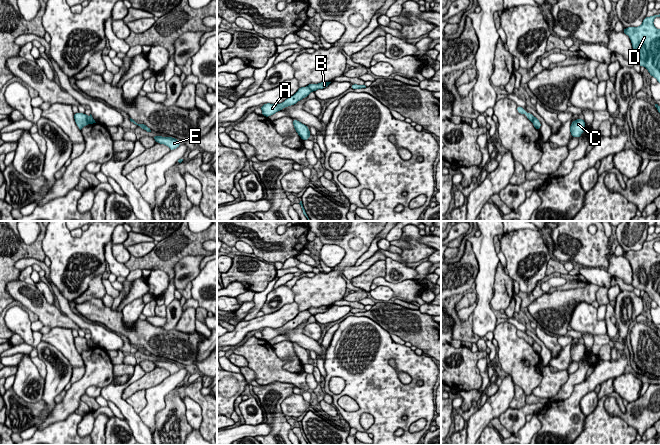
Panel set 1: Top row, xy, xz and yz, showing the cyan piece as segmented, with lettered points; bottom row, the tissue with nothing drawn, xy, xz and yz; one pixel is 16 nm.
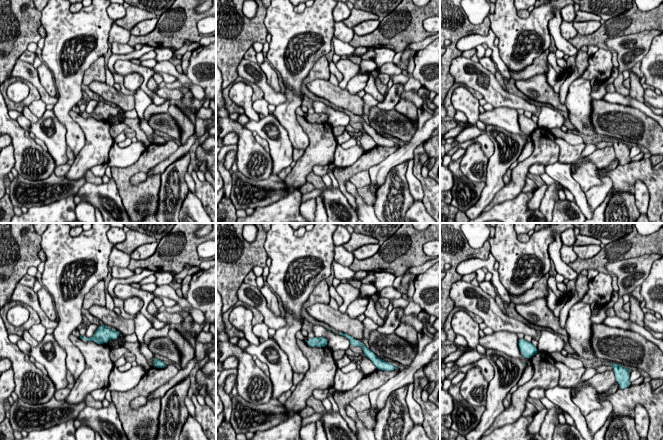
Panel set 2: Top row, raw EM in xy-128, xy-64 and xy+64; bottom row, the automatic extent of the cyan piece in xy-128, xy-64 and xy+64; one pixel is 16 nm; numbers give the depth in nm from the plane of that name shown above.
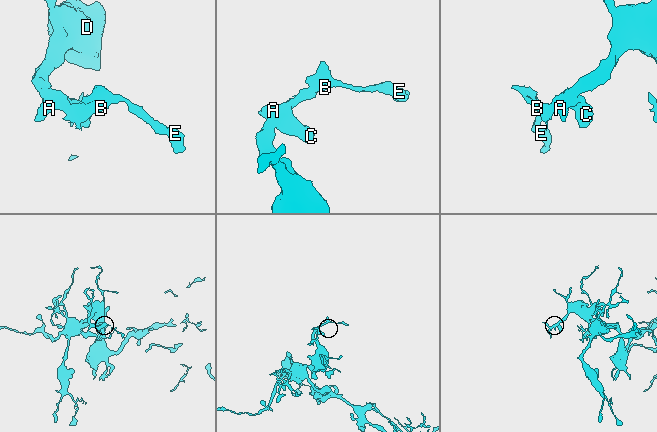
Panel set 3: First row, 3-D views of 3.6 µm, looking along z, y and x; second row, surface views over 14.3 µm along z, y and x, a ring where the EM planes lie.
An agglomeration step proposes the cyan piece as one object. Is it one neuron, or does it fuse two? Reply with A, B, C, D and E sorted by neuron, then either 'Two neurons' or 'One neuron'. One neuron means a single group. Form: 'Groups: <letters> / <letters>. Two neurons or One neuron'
Groups: A C D / B E. Two neurons

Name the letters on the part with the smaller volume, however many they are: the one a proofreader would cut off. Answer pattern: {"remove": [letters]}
{"remove": ["B", "E"]}

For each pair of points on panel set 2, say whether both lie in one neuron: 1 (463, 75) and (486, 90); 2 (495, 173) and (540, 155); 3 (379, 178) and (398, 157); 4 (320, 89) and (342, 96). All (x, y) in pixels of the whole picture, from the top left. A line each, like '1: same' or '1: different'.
1: same
2: different
3: same
4: same

